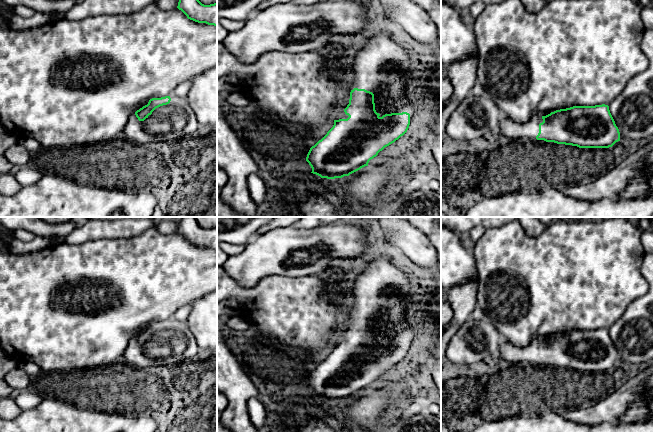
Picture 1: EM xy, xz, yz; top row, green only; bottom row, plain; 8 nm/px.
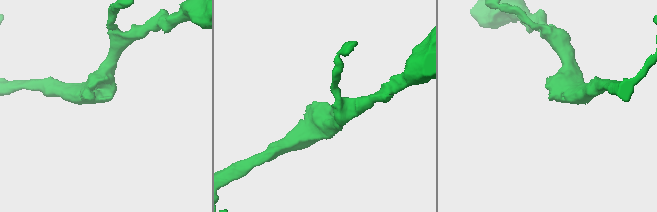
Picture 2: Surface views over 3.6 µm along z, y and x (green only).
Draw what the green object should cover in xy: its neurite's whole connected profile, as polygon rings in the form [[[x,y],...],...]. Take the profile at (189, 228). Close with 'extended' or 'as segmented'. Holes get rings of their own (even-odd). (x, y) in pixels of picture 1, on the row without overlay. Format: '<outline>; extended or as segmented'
[[[181,217],[177,232],[181,234],[188,243],[198,247],[217,250],[217,227],[204,229],[195,217]]]; as segmented

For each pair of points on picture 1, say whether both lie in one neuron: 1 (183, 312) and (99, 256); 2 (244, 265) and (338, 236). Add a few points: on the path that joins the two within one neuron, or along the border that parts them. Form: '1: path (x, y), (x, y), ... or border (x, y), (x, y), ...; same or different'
1: border (191, 303), (180, 306), (172, 317); different
2: path (267, 254), (315, 242); same

